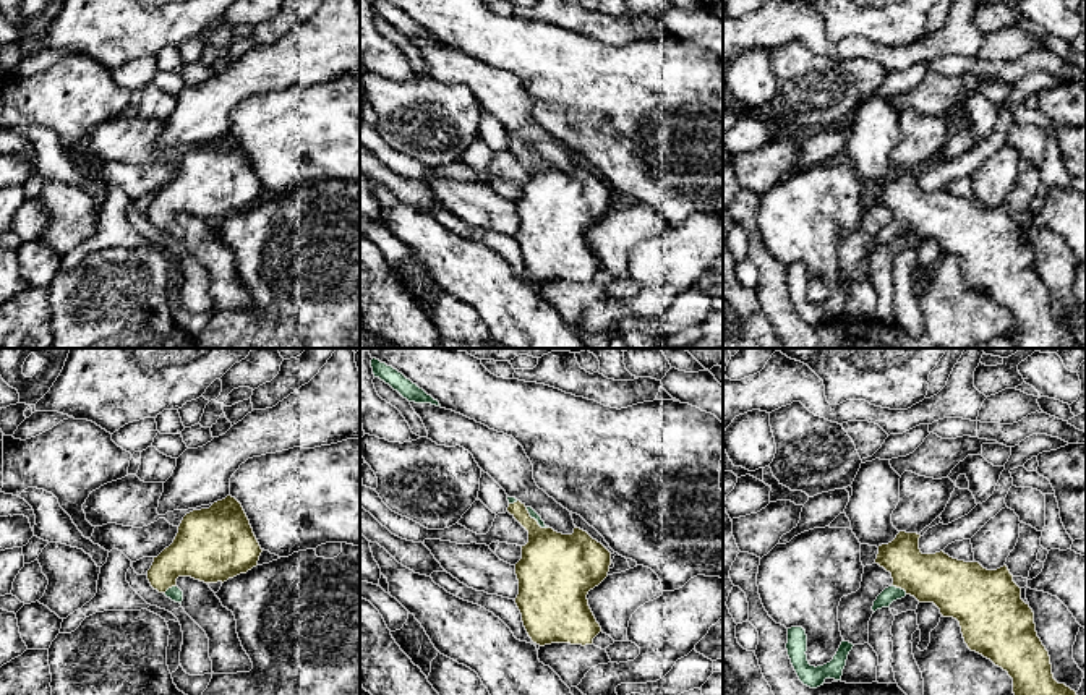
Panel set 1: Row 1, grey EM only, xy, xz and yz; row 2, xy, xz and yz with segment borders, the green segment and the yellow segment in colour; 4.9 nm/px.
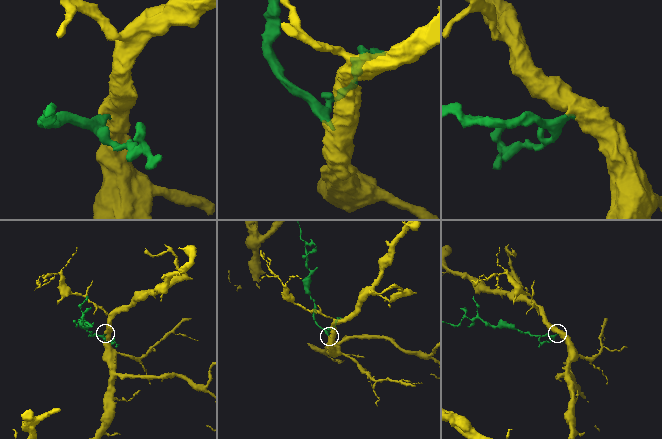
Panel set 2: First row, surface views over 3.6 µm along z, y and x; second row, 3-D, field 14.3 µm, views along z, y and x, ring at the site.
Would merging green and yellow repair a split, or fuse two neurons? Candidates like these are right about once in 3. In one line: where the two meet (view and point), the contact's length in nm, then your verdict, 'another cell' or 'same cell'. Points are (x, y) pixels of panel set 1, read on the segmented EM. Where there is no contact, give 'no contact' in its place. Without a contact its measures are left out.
yz (900, 588) | 90 nm | same cell

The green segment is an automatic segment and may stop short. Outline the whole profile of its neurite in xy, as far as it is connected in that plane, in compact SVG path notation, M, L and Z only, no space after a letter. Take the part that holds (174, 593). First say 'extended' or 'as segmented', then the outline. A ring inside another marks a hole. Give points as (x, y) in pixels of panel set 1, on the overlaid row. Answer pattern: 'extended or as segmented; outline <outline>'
extended; outline M227 496L183 517L173 543L154 557L148 580L154 590L182 604L178 577L224 583L256 567L261 552L242 504Z

